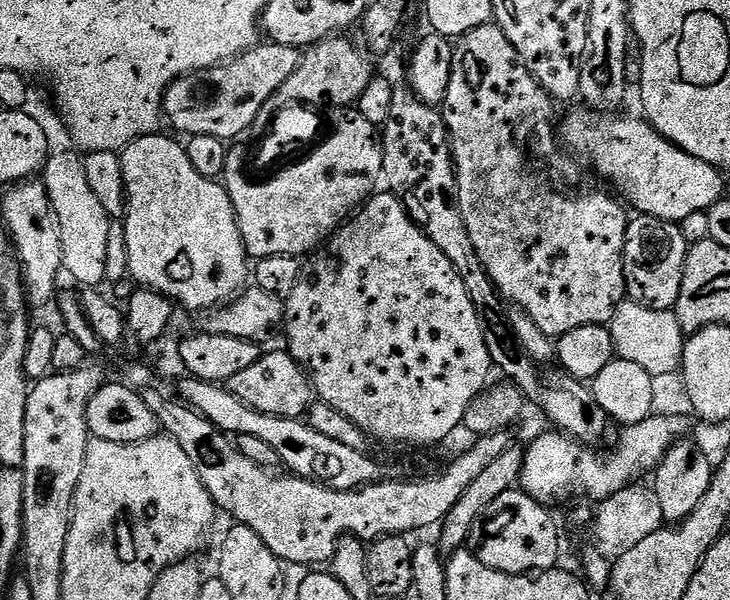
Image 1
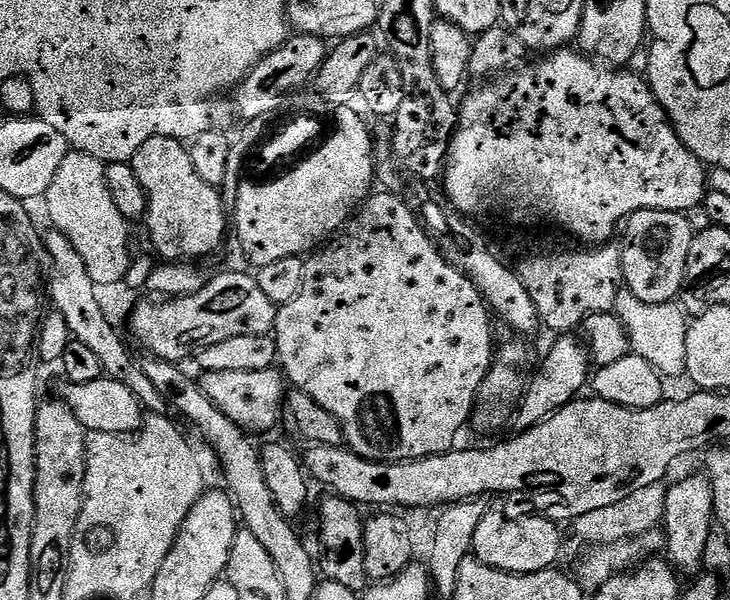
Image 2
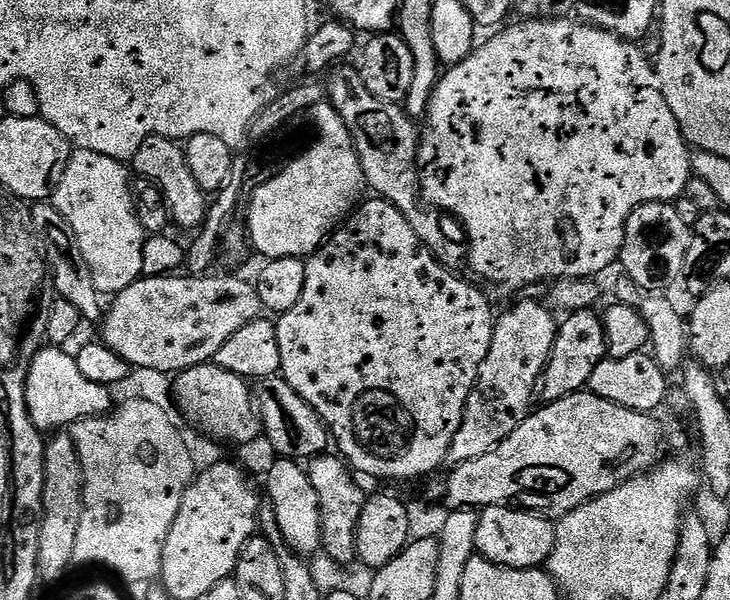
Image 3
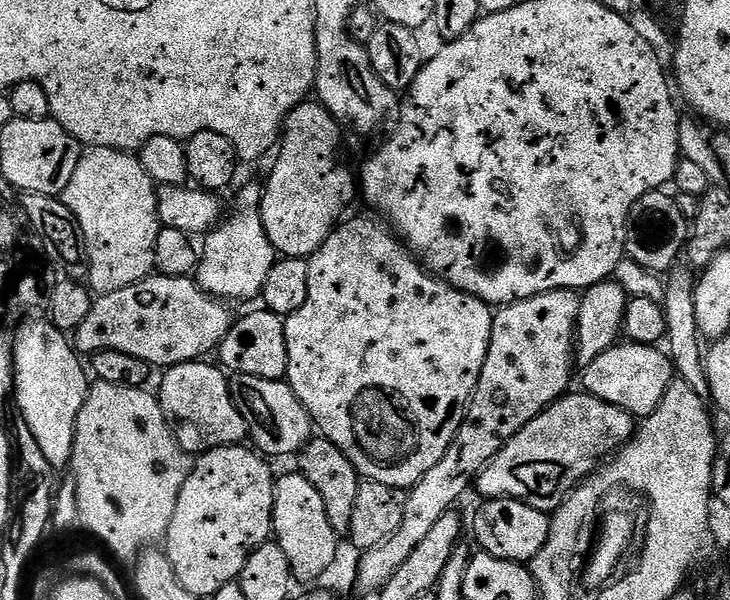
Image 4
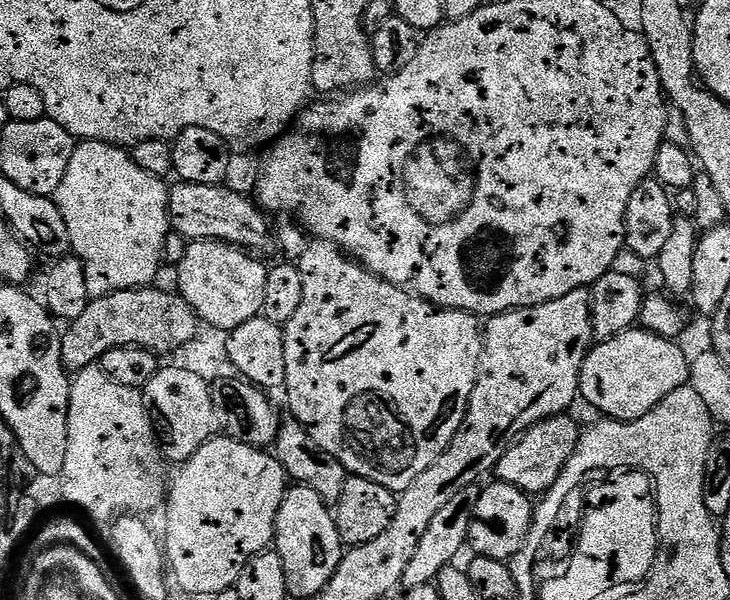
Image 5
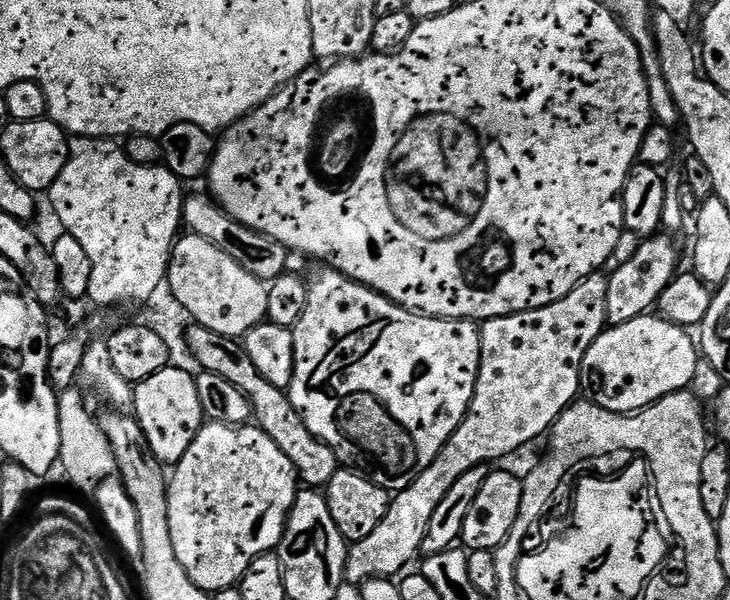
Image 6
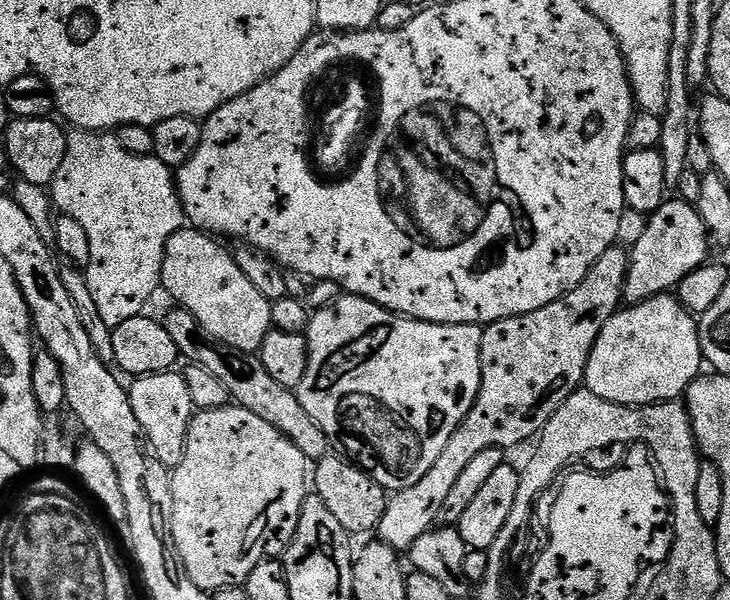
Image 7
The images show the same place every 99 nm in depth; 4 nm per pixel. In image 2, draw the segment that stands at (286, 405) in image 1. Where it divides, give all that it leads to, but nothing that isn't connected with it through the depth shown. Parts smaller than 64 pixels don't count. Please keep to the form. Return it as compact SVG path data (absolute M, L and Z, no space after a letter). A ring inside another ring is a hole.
M275 367L266 370L218 370L204 372L199 386L210 400L226 416L249 434L268 432L281 423L280 409L284 407L286 380Z

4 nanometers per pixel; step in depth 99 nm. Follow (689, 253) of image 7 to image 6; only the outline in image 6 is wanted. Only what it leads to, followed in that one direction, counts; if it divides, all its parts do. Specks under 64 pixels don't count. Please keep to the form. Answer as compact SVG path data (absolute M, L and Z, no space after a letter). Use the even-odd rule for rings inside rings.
M657 234L641 239L638 254L634 254L630 262L622 262L613 267L613 272L608 276L606 290L606 314L609 325L630 322L639 316L649 315L659 305L662 290L670 286L670 282L681 267L680 252L672 240L675 239L668 234Z

